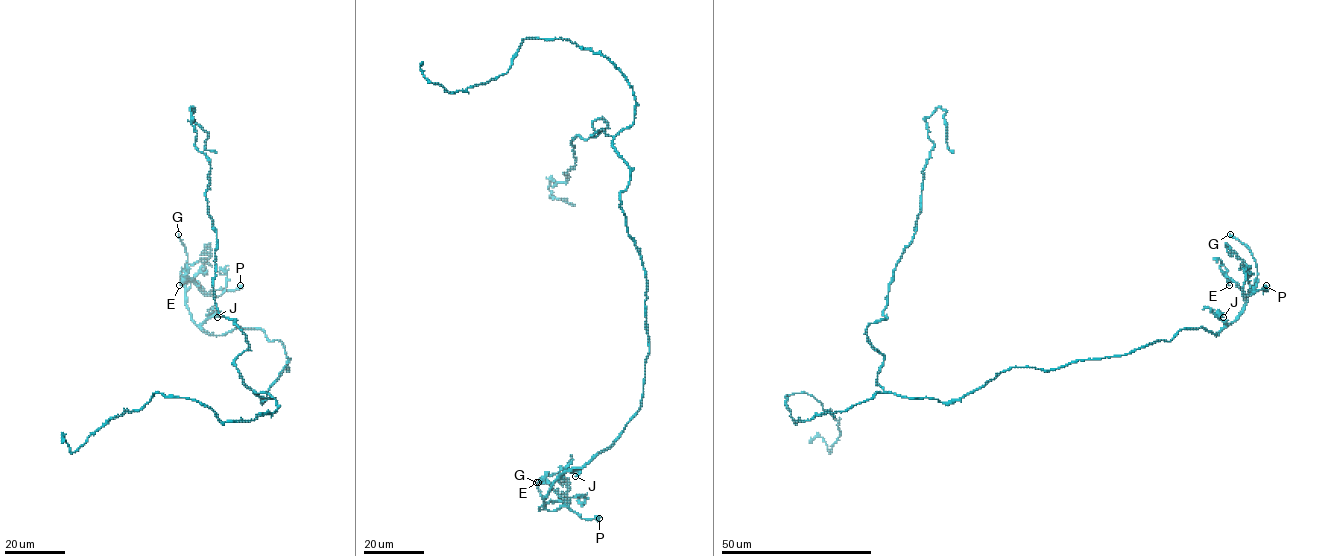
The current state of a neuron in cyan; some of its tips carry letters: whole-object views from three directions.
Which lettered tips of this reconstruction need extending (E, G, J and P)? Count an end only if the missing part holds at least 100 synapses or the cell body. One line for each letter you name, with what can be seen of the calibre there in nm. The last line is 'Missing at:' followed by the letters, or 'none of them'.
G: Thickness 240 nm
Missing at: G

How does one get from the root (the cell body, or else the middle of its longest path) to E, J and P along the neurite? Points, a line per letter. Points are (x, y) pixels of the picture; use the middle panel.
E: (620, 201), (647, 280), (640, 407), (609, 447), (554, 482), (544, 507), (561, 507), (549, 482), (538, 482)
J: (620, 201), (647, 280), (643, 392), (618, 438), (558, 479), (571, 468), (580, 470), (575, 476)
P: (620, 201), (647, 280), (640, 407), (609, 447), (567, 470), (544, 503), (599, 518)

